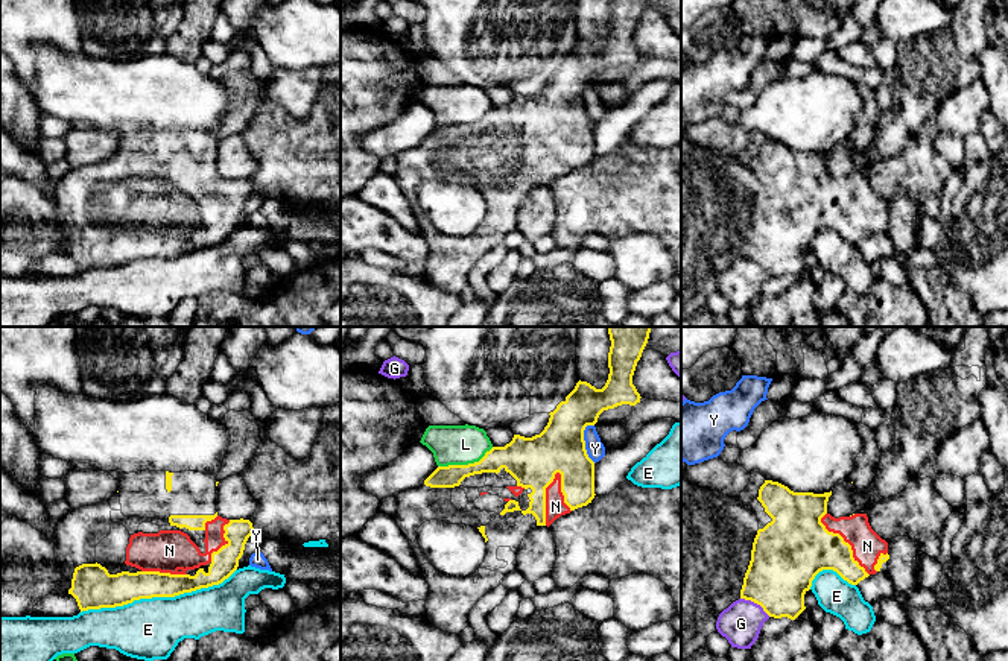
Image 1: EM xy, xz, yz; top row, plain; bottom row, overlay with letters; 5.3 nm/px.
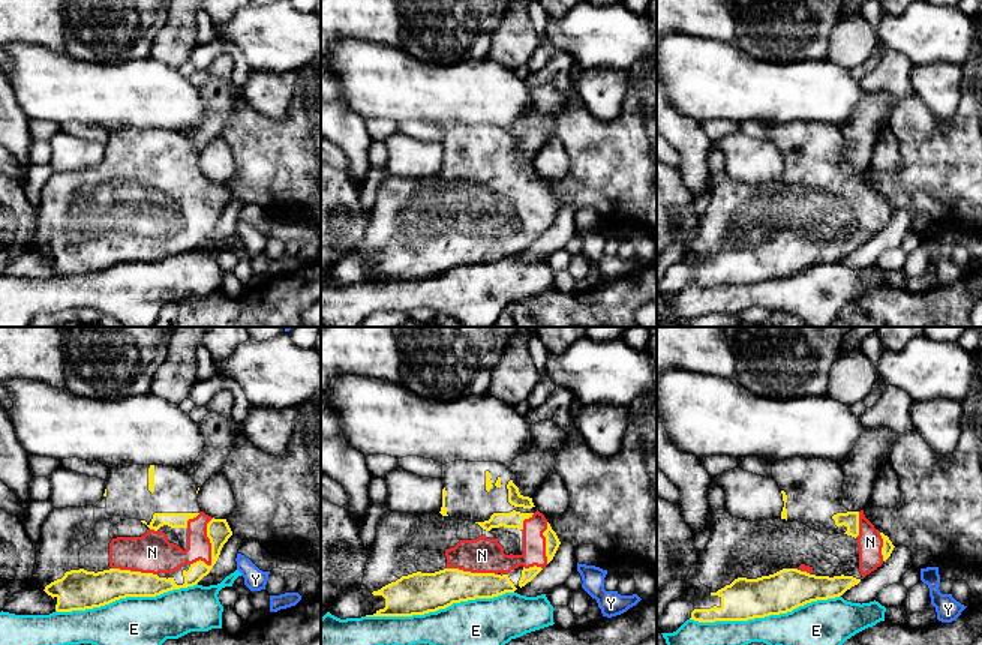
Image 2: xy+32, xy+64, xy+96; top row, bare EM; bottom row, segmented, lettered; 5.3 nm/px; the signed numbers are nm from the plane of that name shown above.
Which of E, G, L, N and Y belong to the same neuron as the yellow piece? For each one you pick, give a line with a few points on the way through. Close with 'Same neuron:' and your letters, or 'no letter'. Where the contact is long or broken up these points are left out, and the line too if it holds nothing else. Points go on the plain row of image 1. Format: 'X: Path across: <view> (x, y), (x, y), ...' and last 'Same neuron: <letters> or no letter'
Same neuron: N

